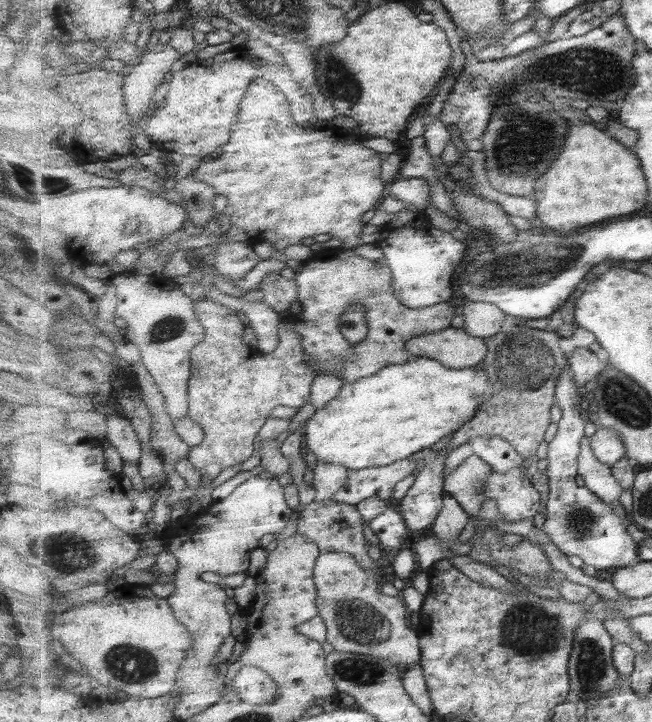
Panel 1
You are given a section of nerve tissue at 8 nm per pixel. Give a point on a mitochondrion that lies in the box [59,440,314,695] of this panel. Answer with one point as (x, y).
(124, 663)

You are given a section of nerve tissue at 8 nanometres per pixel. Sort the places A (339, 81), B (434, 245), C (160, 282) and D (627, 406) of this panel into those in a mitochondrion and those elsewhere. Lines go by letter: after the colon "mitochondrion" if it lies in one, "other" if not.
A: mitochondrion
B: other
C: other
D: mitochondrion

